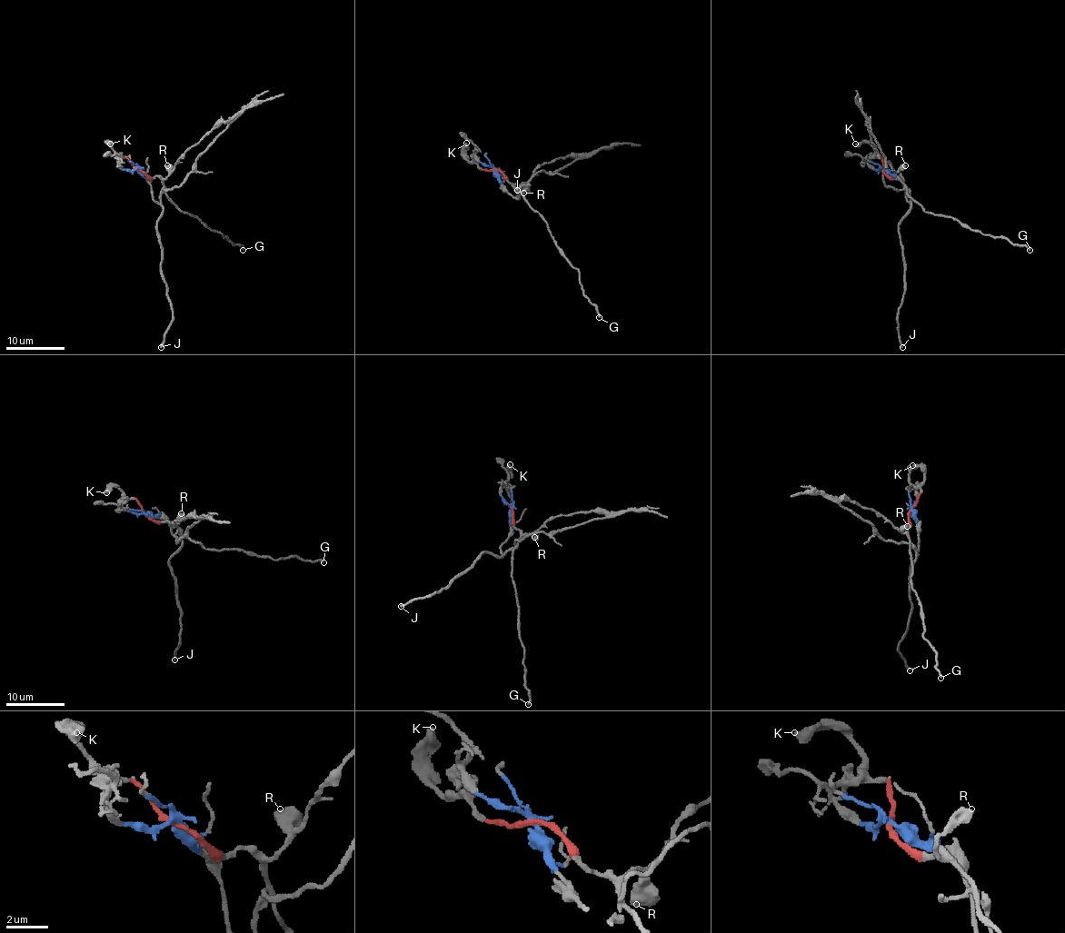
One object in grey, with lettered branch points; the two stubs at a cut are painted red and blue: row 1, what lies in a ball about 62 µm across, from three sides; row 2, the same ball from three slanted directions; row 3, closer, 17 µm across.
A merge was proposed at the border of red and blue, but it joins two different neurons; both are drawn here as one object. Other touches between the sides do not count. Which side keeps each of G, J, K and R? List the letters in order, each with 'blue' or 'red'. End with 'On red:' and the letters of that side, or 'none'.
G: red
J: blue
K: red
R: red
On red: G, K, R

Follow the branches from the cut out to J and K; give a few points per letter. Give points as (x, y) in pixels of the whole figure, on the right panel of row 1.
J: (881, 169), (900, 181), (910, 206), (898, 226), (904, 277), (904, 297), (898, 311), (902, 348)
K: (881, 169), (883, 160), (867, 143), (855, 143)

